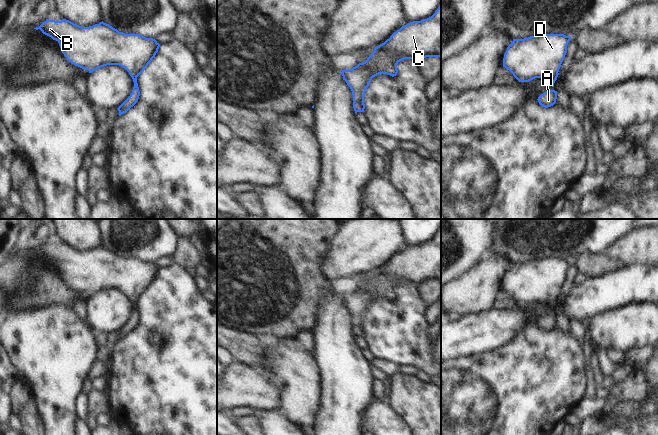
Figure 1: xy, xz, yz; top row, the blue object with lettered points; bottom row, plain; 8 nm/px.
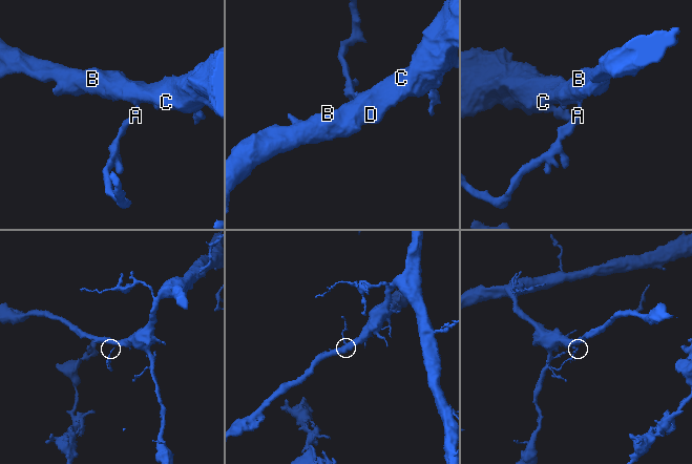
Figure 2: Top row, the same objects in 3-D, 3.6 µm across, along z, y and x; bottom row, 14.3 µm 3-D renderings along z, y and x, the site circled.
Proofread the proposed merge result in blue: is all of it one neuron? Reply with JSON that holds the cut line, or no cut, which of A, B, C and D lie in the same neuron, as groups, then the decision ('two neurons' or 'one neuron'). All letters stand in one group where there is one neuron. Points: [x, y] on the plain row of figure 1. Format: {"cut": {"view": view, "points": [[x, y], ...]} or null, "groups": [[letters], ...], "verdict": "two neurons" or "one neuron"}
{"cut": null, "groups": [["A", "B", "C", "D"]], "verdict": "one neuron"}

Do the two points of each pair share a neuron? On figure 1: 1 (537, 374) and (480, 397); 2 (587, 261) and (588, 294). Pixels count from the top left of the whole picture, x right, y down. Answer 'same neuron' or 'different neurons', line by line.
1: same neuron
2: different neurons

